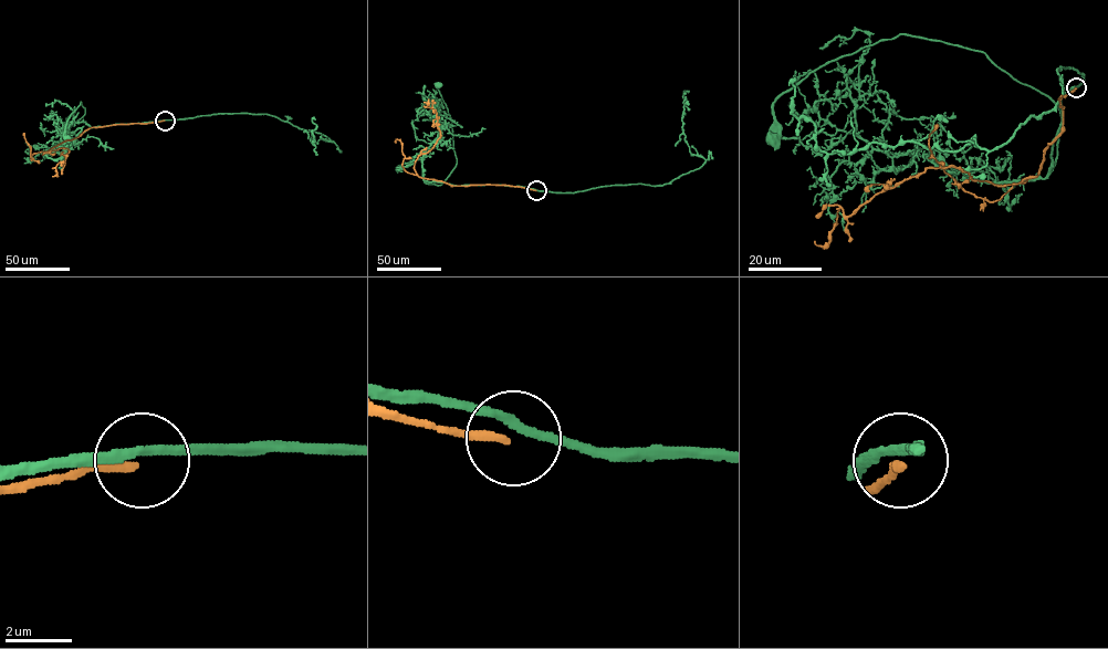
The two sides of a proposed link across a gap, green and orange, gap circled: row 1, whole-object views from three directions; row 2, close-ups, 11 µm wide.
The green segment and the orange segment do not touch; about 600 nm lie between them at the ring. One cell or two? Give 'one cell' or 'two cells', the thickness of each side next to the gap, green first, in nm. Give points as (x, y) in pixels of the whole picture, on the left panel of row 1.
two cells | 280/240 nm

